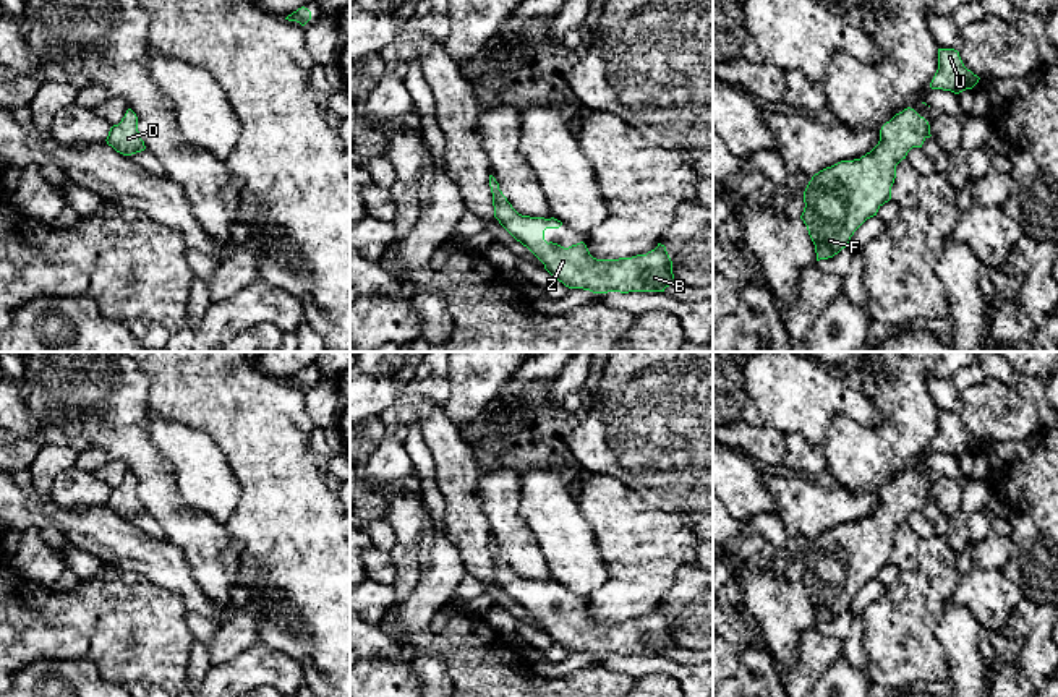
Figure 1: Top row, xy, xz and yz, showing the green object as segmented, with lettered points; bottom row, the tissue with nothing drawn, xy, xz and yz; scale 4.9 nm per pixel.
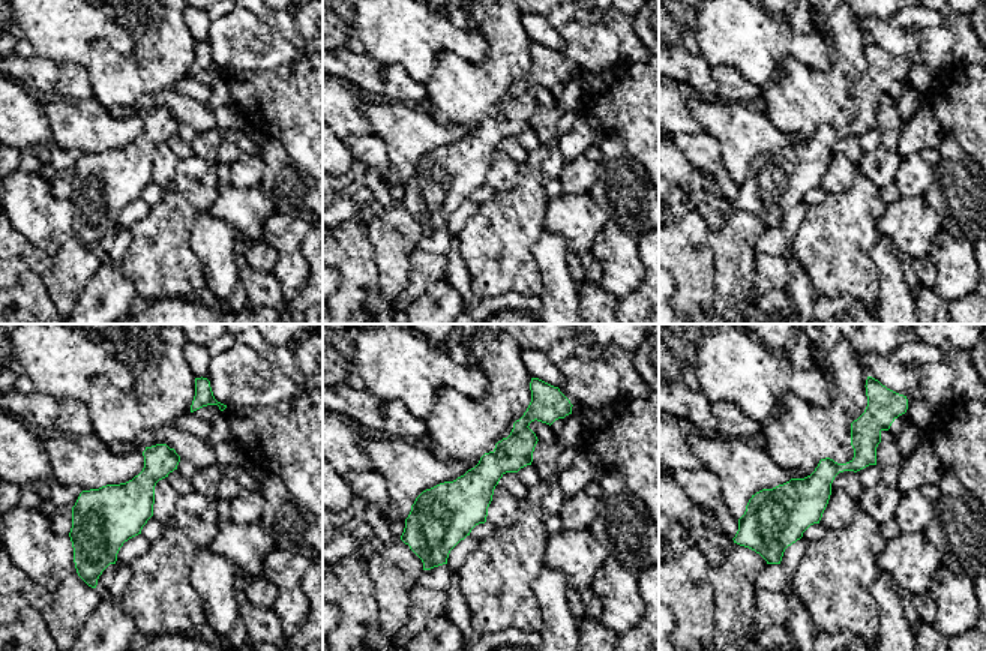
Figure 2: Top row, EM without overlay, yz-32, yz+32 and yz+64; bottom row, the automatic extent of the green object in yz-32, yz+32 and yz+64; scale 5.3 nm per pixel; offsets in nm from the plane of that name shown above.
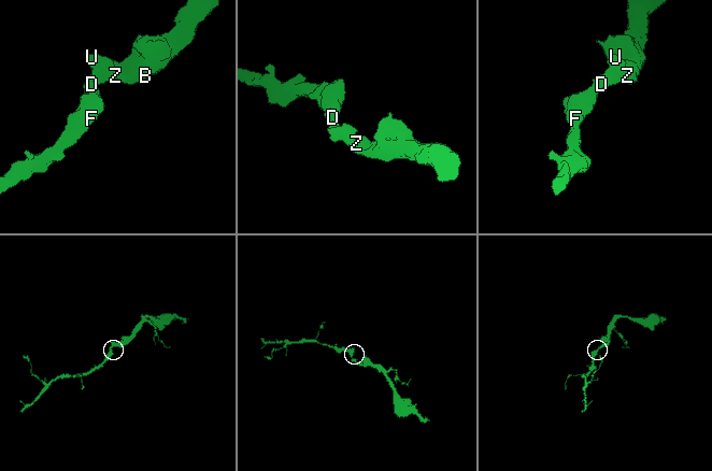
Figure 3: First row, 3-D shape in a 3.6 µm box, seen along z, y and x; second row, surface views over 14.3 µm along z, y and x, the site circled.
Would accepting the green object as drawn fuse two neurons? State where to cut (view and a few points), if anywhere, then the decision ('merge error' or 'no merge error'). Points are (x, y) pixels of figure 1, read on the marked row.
no cut; no merge error

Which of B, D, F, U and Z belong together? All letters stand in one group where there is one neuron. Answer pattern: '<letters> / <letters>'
B D F U Z

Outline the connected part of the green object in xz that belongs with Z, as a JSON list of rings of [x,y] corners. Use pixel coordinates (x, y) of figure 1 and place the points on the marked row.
[[[489,175],[494,217],[523,246],[527,246],[552,276],[569,289],[583,289],[593,293],[608,292],[664,292],[677,284],[672,261],[666,246],[658,246],[646,254],[619,259],[596,259],[583,242],[564,248],[544,240],[546,229],[559,229],[561,220],[551,217],[530,217],[518,214]]]

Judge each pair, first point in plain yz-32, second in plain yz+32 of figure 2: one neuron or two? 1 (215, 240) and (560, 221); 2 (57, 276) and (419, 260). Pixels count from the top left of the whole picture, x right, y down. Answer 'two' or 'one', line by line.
1: two
2: one

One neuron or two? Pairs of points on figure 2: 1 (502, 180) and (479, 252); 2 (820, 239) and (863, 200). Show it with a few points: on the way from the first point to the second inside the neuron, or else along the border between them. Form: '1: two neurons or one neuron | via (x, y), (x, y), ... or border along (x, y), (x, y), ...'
1: two neurons | border along (518, 164), (518, 182), (511, 189), (496, 194)
2: one neuron | via (830, 233), (853, 210)

